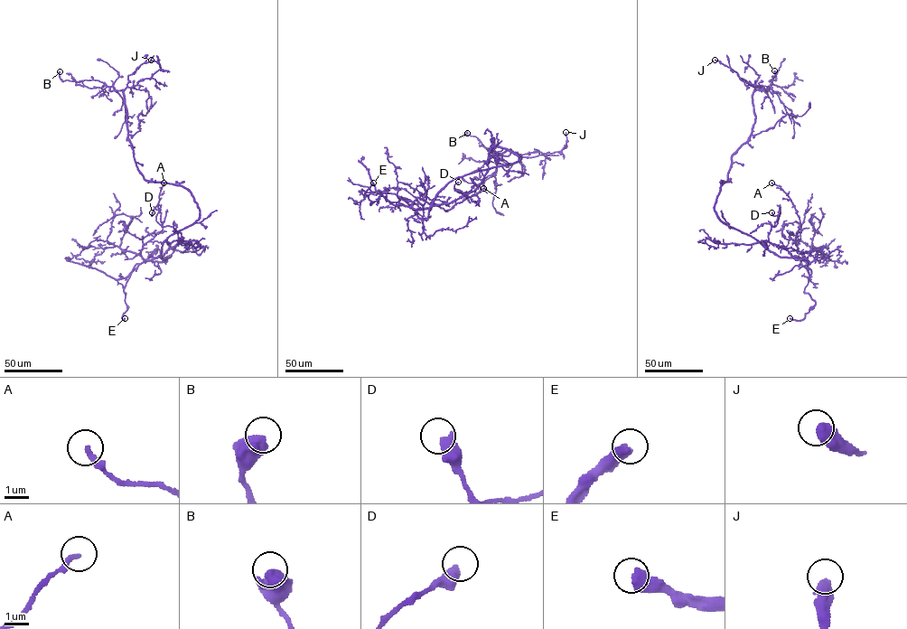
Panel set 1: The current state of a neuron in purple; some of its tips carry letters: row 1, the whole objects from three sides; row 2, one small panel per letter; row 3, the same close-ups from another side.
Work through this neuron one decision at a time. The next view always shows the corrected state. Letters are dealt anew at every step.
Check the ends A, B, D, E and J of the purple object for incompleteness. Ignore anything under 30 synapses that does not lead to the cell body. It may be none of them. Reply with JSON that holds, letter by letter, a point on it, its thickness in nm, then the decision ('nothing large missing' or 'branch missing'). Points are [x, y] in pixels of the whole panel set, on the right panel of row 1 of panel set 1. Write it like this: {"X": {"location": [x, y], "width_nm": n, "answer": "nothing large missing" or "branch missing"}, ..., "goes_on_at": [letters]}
{"A": {"location": [771, 183], "width_nm": 190, "answer": "nothing large missing"}, "B": {"location": [774, 70], "width_nm": 650, "answer": "nothing large missing"}, "D": {"location": [771, 212], "width_nm": 480, "answer": "nothing large missing"}, "E": {"location": [790, 318], "width_nm": 480, "answer": "branch missing"}, "J": {"location": [715, 60], "width_nm": 480, "answer": "nothing large missing"}, "goes_on_at": ["E"]}

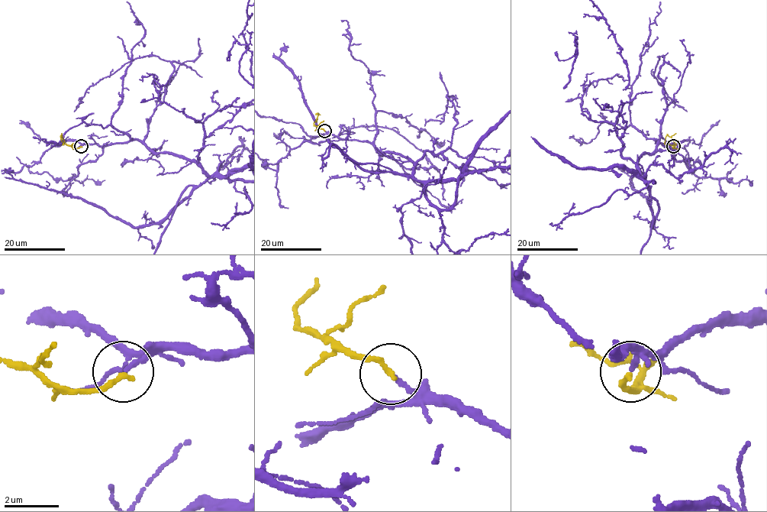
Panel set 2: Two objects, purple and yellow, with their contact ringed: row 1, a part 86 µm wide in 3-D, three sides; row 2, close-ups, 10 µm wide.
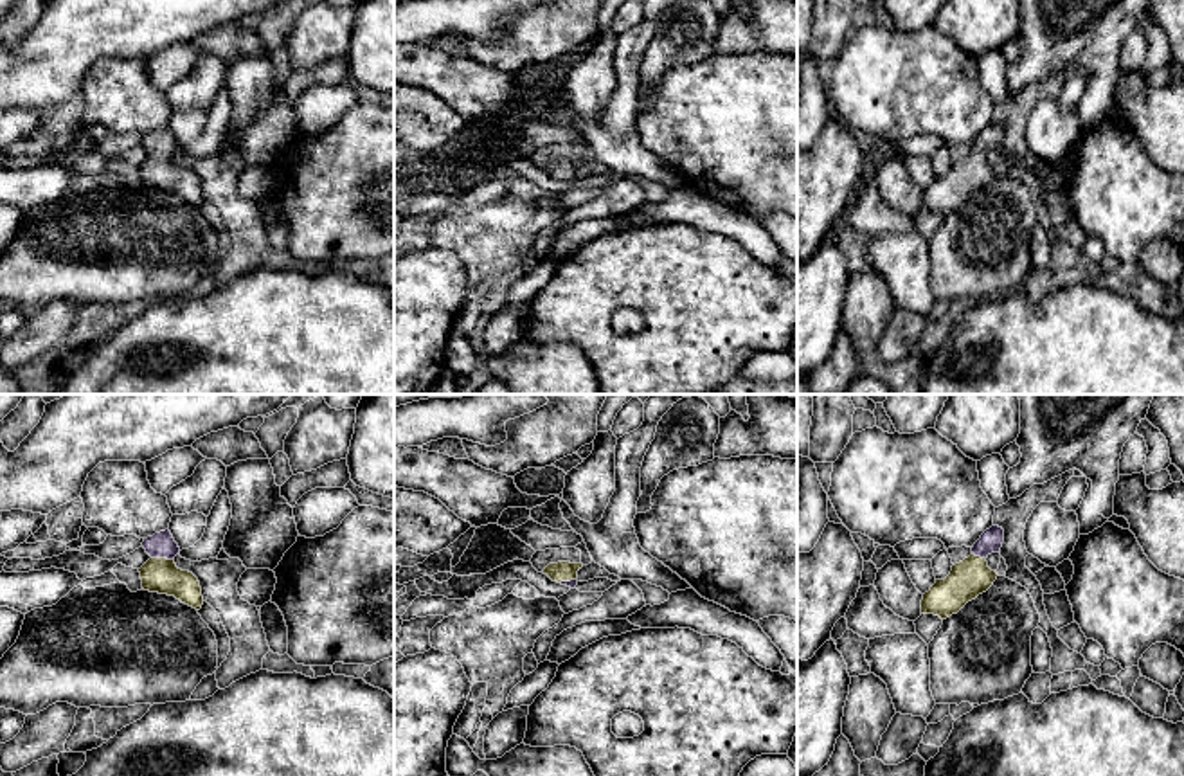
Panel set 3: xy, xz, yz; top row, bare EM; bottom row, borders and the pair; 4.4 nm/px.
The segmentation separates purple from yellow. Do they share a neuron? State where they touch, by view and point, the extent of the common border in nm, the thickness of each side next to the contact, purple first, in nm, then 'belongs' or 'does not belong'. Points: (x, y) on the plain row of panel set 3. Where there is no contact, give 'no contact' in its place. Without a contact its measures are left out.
meets purple in xy at (162, 153); contact 110 nm long; 120 nm thick on the purple side, 160 nm on the other; belongs

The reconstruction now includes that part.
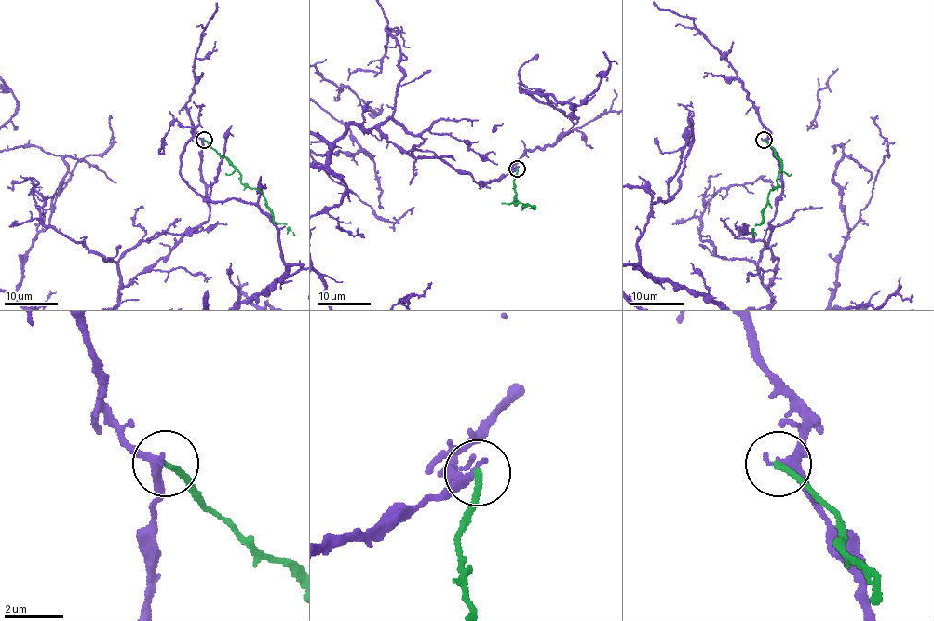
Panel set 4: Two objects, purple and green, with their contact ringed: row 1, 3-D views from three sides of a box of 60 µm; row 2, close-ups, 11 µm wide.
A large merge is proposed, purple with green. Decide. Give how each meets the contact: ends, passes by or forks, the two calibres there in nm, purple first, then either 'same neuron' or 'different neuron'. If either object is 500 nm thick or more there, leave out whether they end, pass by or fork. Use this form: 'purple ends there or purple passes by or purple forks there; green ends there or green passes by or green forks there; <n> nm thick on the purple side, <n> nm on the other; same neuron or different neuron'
purple passes by; green ends there; 280 nm thick on the purple side, 200 nm on the other; different neuron

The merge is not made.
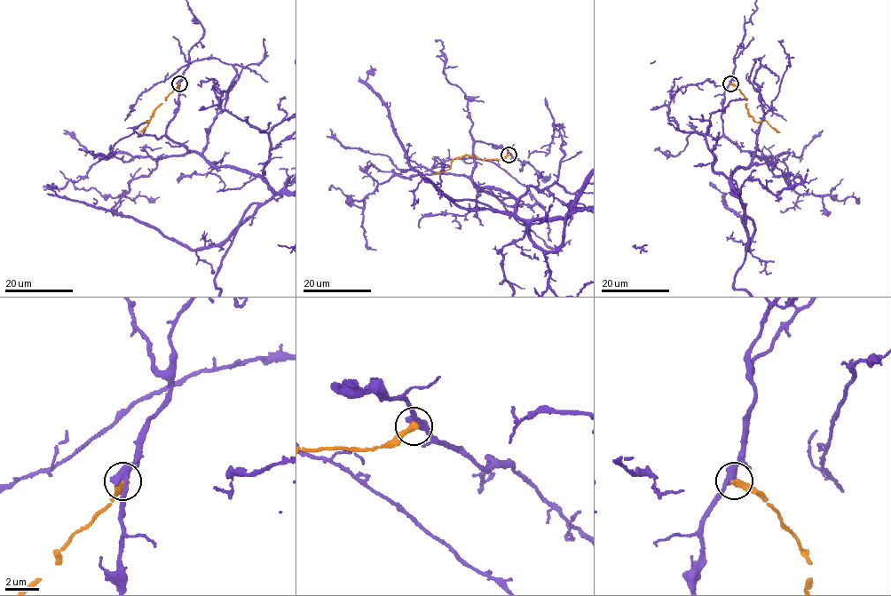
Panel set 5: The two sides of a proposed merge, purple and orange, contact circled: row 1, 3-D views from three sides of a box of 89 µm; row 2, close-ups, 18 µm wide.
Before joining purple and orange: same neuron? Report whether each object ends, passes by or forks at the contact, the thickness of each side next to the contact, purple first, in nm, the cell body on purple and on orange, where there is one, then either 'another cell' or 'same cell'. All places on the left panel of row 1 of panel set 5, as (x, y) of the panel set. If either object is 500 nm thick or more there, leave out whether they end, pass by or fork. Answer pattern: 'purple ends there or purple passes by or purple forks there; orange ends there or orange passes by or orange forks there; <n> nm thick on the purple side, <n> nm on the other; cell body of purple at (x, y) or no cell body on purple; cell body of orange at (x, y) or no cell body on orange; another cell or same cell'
purple passes by; orange ends there; 440 nm thick on the purple side, 360 nm on the other; no cell body on purple; no cell body on orange; another cell

